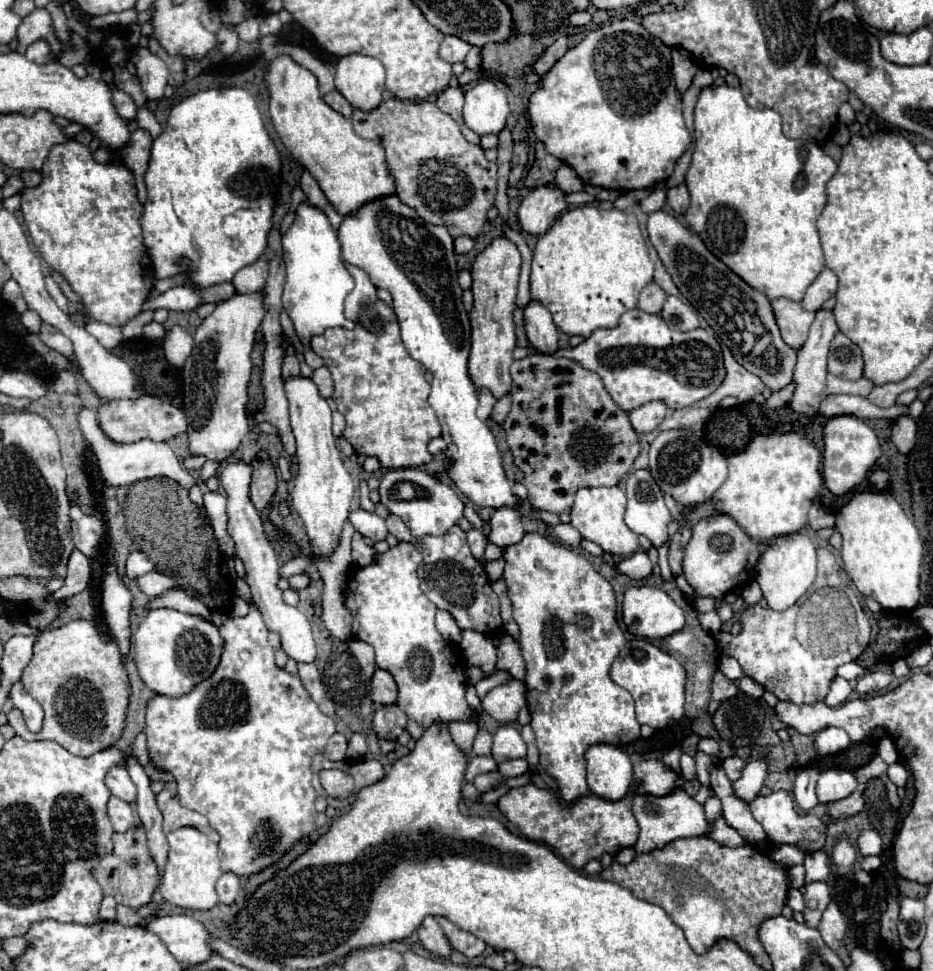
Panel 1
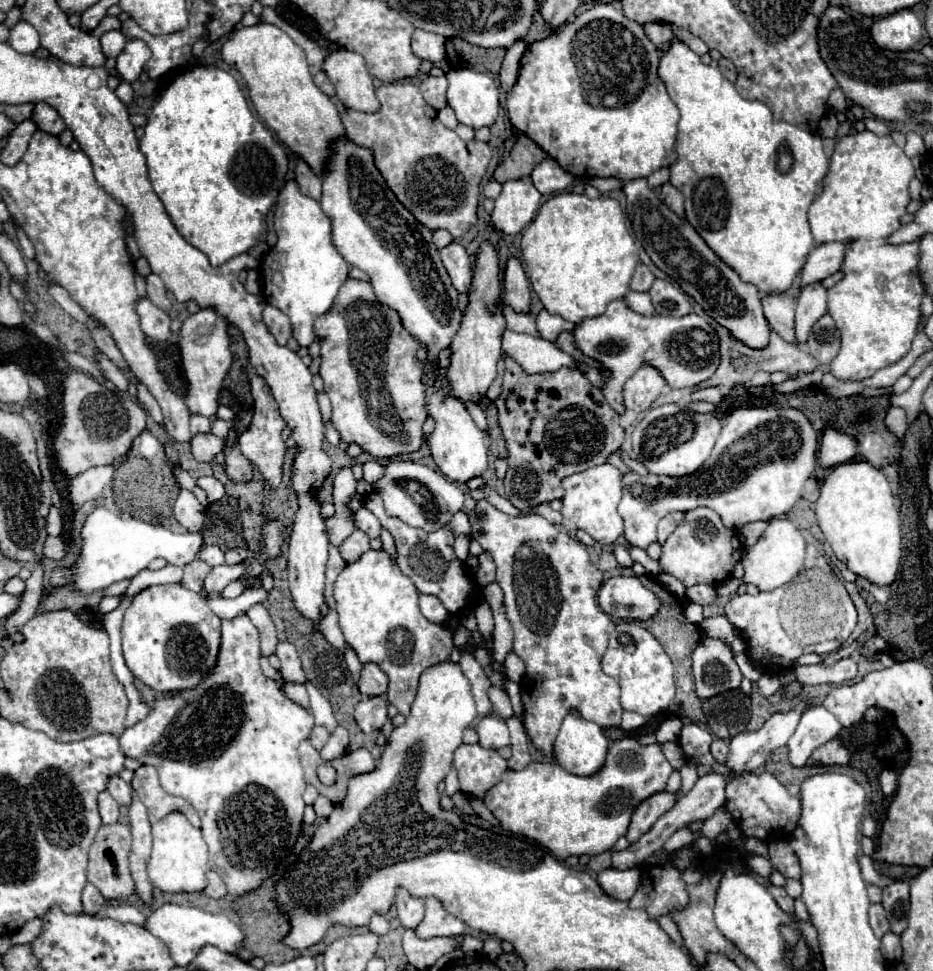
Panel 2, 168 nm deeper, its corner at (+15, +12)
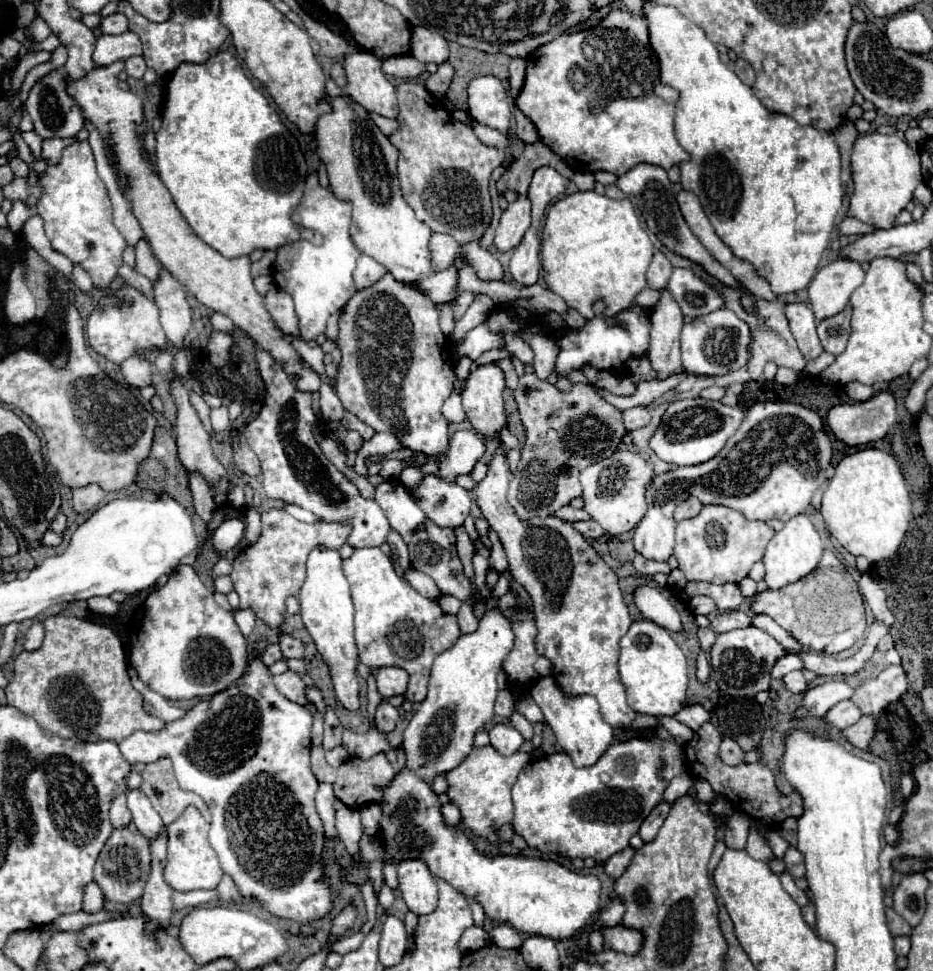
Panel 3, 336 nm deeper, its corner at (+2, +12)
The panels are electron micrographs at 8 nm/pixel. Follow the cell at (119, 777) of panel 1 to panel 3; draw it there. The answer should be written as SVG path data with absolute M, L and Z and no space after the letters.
M139 789L127 791L127 805L129 811L133 813L133 825L149 841L153 841L153 837L157 837L157 833L165 829L165 823L161 821L159 813L153 811L151 801Z

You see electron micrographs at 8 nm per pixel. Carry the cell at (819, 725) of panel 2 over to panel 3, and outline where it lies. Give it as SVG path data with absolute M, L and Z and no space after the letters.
M845 699L841 703L837 703L833 709L827 711L825 719L827 723L839 727L839 729L847 729L853 723L857 723L861 717L861 709L857 709L857 705L851 699Z

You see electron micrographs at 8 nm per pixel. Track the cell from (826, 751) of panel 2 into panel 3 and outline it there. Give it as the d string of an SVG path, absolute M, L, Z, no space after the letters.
M863 715L855 725L851 725L849 729L845 729L845 737L859 749L867 749L869 741L873 739L877 731L877 719L873 715Z

